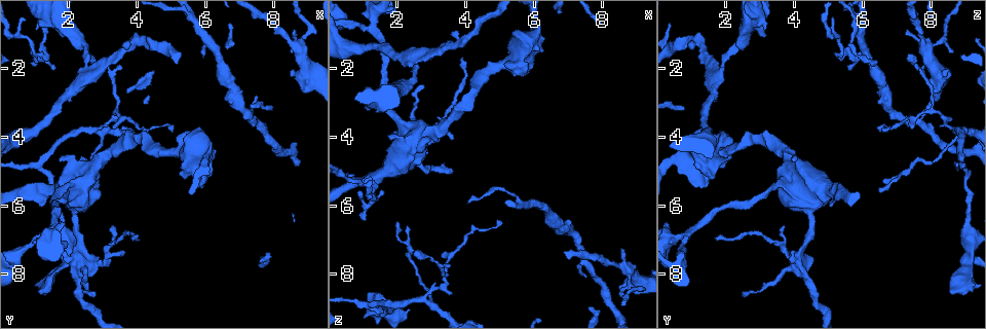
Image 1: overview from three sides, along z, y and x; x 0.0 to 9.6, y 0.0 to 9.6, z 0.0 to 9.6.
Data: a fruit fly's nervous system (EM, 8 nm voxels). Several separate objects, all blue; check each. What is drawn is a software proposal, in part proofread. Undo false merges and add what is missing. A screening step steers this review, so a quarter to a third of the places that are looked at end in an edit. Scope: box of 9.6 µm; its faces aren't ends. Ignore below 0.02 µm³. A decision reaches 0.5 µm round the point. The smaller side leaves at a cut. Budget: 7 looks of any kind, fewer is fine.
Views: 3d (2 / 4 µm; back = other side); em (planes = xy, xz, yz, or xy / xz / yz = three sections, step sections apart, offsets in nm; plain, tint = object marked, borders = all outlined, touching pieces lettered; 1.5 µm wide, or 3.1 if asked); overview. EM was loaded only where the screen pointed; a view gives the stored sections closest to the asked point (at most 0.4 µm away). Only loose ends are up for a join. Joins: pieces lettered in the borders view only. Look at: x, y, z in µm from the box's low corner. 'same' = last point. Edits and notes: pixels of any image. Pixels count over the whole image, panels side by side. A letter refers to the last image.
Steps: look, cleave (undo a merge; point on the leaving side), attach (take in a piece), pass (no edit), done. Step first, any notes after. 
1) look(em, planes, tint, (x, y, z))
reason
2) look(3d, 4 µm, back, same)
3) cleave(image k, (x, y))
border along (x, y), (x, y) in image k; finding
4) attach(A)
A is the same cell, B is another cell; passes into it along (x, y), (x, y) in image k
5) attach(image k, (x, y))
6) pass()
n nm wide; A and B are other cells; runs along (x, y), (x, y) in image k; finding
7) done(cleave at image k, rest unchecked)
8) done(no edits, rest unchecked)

look(em, xy, step 4, borders, (1.85, 7.35, 4.05))
an open end

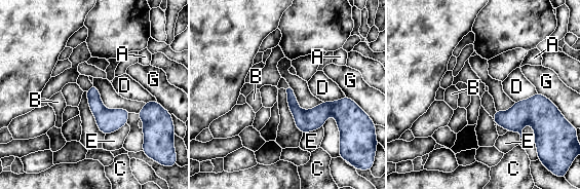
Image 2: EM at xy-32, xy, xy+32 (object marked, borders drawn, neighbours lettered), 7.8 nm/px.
look(em, planes, borders, same)

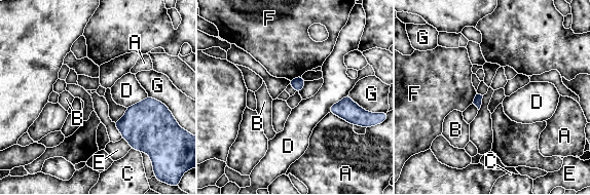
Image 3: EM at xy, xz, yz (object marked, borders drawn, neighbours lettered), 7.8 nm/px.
pass()
A, B, C, D, E, F and G are other cells; border along (301, 75), (289, 80) in image 3; none of them fits

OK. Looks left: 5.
look(3d, 4 µm, back, (4.95, 4.50, 1.95))

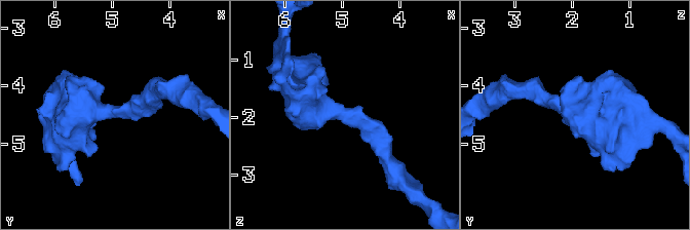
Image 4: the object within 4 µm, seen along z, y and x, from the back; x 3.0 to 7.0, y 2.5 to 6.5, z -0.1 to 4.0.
look(em, planes, borders, (4.95, 4.45, 1.95))
arms of 240, 600 nm

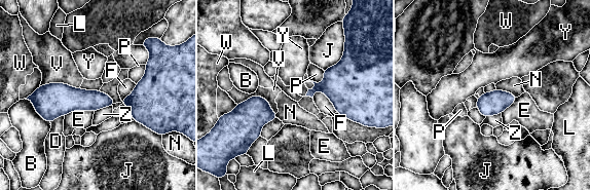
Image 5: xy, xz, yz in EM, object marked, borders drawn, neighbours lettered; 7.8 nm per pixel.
pass()
V touches over 320 nm; B, D, E, F, J, L, N, P, V, W, Y and Z are other cells; continuous, no second cell

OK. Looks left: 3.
look(em, xz, step 8, borders, (1.10, 1.85, 6.45))
thin end

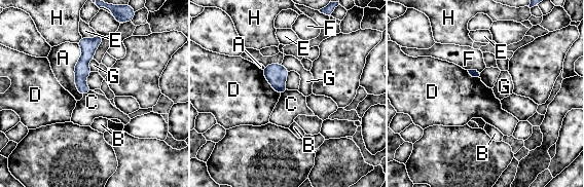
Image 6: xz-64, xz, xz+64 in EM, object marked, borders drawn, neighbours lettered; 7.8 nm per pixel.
pass()
A, B, C, D, E, F, G and H are other cells; border along (92, 89), (83, 96) in image 6; none of them fits

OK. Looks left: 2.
done(no edits, rest unchecked)

